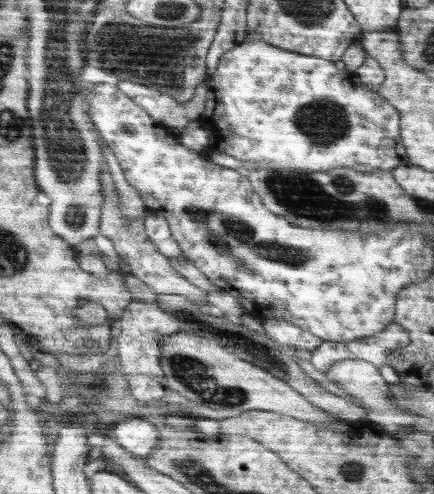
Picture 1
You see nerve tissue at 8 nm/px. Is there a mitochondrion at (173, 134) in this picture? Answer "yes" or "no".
no

